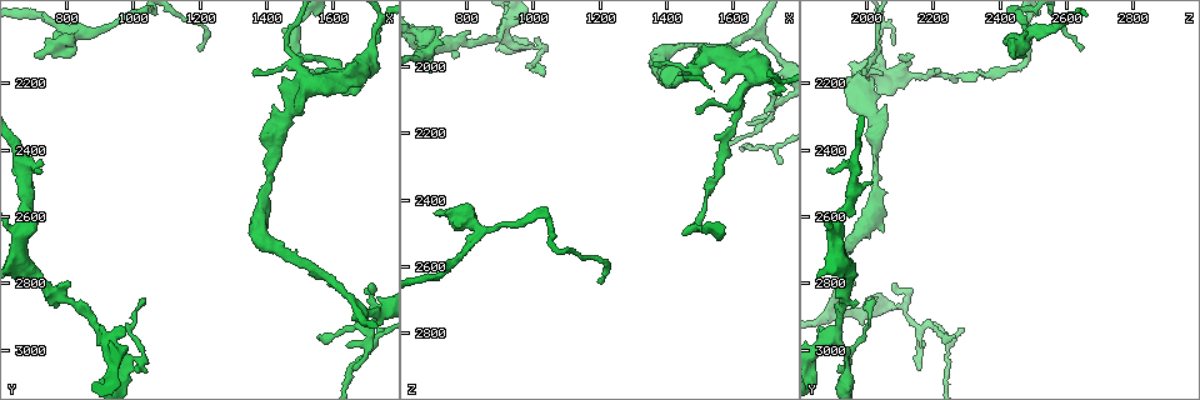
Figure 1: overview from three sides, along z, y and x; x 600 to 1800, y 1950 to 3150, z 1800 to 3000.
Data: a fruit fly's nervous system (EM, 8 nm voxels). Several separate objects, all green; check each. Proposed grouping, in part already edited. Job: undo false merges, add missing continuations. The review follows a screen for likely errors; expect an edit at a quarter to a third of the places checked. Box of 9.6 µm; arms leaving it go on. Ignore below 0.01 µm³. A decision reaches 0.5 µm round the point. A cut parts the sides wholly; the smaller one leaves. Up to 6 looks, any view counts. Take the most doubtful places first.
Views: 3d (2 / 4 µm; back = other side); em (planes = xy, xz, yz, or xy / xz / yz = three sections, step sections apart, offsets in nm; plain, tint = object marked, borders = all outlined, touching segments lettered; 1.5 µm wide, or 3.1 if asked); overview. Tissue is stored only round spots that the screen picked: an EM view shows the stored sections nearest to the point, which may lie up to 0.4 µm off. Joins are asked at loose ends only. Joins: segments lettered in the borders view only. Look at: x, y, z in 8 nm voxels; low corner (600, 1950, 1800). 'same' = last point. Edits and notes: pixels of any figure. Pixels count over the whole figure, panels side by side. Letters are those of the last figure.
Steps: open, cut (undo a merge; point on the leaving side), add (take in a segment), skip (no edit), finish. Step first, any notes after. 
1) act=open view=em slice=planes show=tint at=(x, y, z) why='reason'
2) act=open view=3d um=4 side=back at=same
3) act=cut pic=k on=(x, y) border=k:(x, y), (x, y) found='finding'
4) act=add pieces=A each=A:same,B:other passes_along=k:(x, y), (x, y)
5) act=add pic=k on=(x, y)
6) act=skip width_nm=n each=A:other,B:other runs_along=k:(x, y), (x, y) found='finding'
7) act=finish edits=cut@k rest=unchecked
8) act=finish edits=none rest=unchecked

act=open view=3d um=4 at=(760, 2090, 2430) why='thick turns thin'

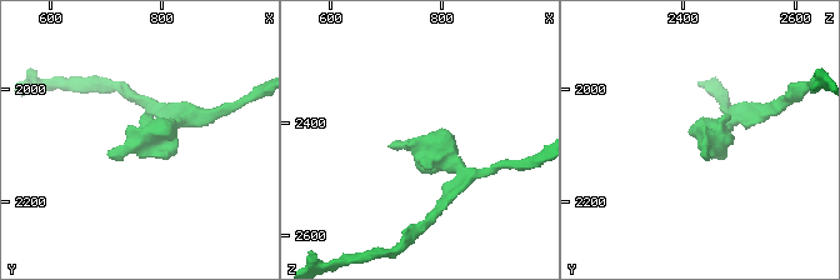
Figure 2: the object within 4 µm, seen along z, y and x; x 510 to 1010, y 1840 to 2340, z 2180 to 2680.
act=open view=em slice=xz step=8 show=tint at=(750, 2100, 2435) why='need the tissue'

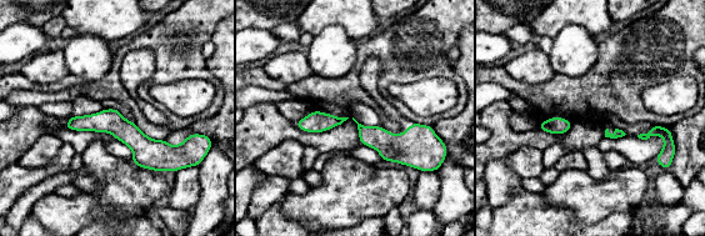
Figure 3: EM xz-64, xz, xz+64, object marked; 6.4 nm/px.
act=open view=em slice=planes show=borders at=same why='cut it another way'

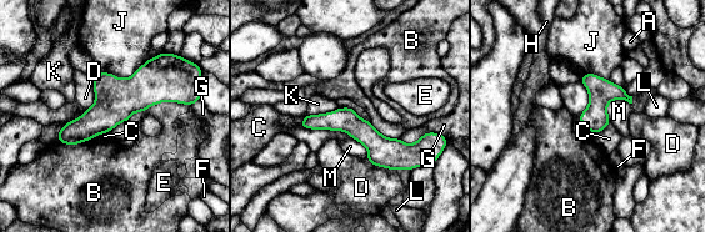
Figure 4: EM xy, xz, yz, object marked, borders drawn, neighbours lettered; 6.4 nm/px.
act=skip each=A:other,B:other,C:other,D:other,E:other,F:other,G:other,H:other,J:other,K:other,L:other,M:other runs_along=4:(183, 97), (124, 96), (60, 139) found='continuous, no second neuron'

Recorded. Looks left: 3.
act=open view=3d um=2 at=(1020, 3060, 1910) why='free end'

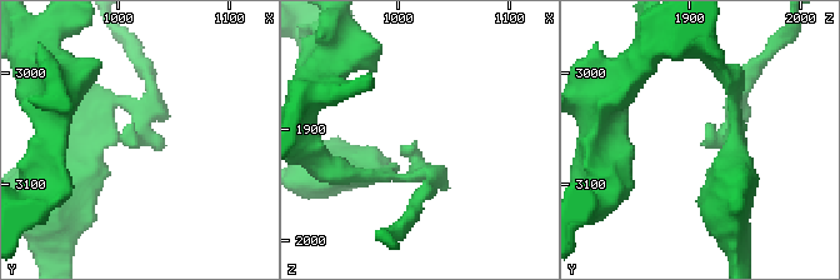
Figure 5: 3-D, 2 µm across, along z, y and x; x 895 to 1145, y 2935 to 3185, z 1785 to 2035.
act=open view=em slice=planes show=tint at=(1018, 3060, 1912)

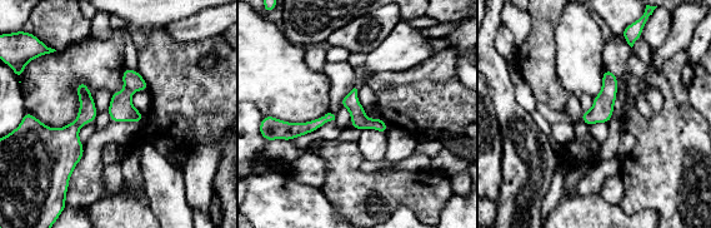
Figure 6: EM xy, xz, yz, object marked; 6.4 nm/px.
act=open view=em slice=planes show=borders at=same why='what lies round it'

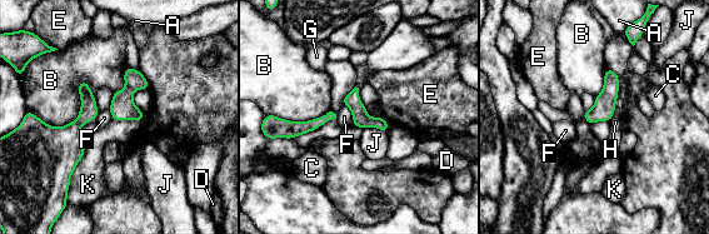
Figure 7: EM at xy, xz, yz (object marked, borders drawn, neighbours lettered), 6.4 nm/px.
act=skip each=A:other,B:other,C:other,D:other,E:other,F:other,G:other,H:other,J:other,K:other found='no lettered segment goes on from it'

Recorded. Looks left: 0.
act=finish edits=none rest=unchecked

